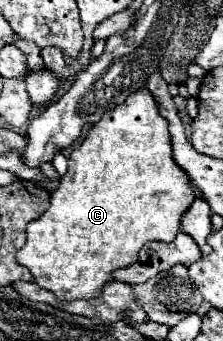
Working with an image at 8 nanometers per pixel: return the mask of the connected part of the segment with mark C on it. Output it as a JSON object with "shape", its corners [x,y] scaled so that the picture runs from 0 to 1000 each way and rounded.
{"shape":[[[637,258],[592,276],[547,311],[520,311],[430,358],[386,411],[323,440],[305,504],[269,528],[269,551],[224,581],[206,628],[126,657],[126,704],[81,733],[72,768],[135,792],[179,845],[242,856],[269,886],[350,874],[439,874],[466,833],[502,827],[502,798],[619,768],[619,739],[655,710],[771,710],[807,680],[807,639],[870,592],[852,522],[771,463],[771,416],[744,352],[709,334],[691,282]]]}

